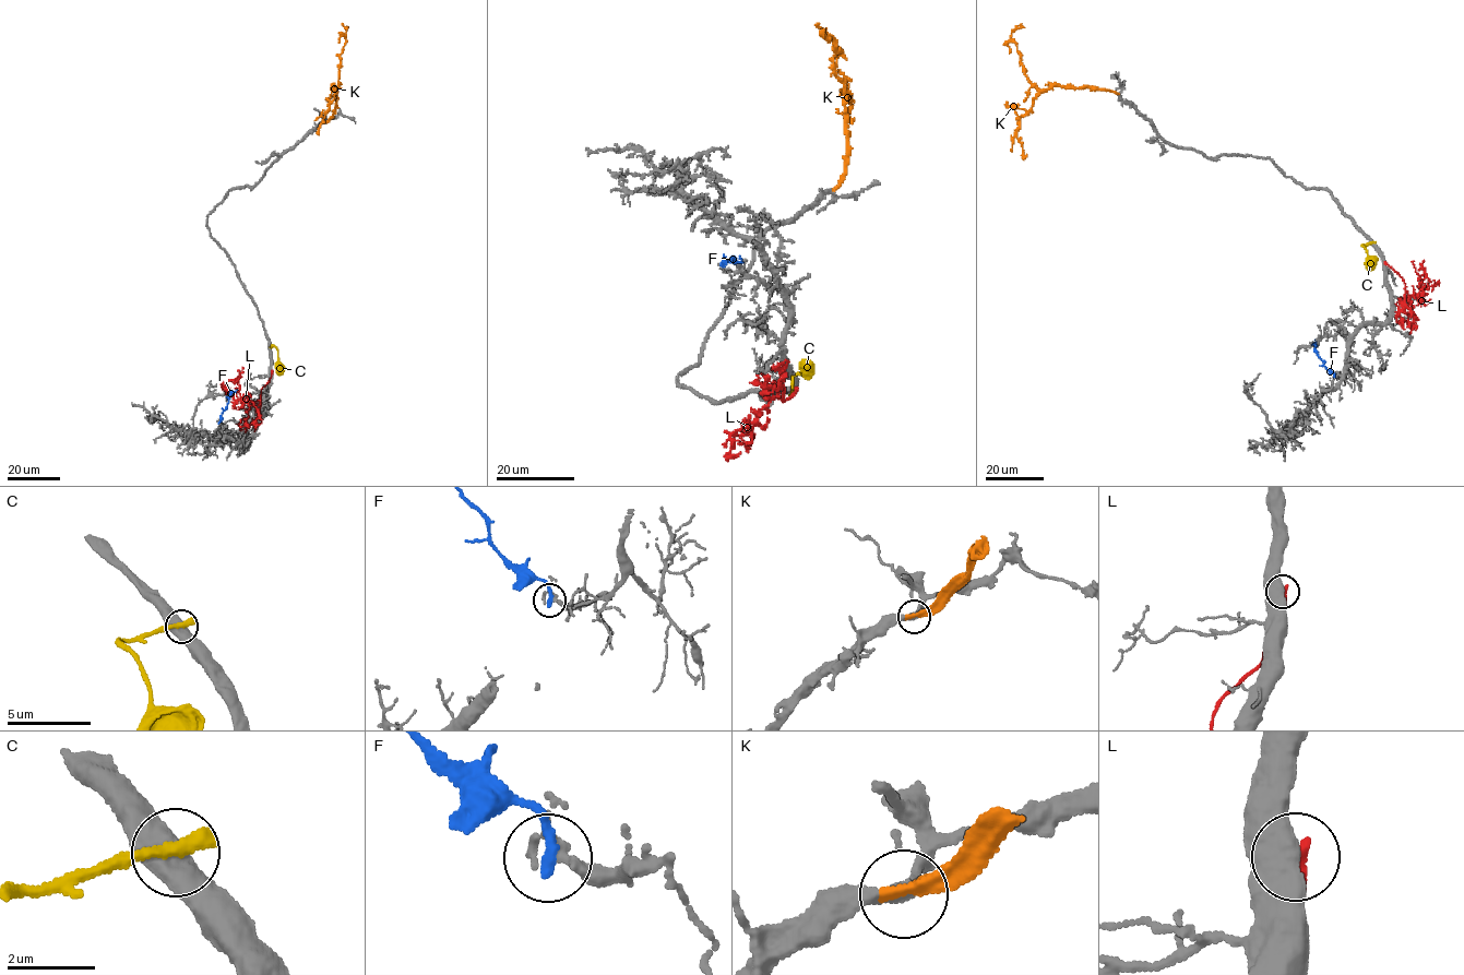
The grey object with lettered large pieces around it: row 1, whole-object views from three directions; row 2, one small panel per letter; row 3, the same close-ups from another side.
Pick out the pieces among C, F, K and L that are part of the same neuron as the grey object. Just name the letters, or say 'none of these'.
K

